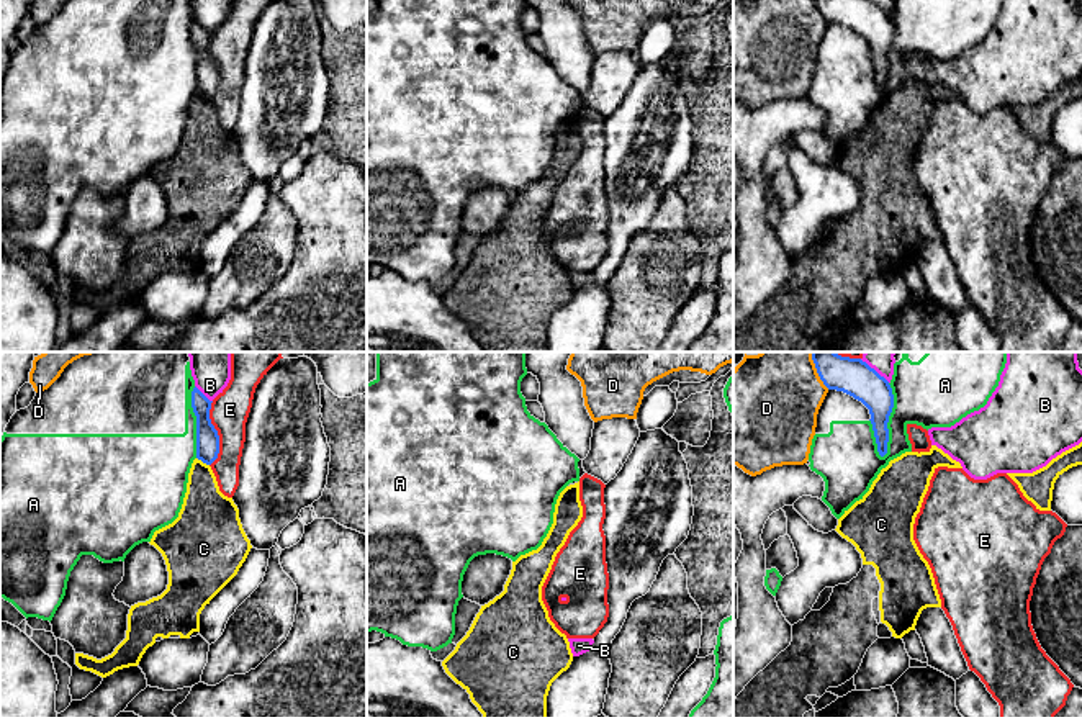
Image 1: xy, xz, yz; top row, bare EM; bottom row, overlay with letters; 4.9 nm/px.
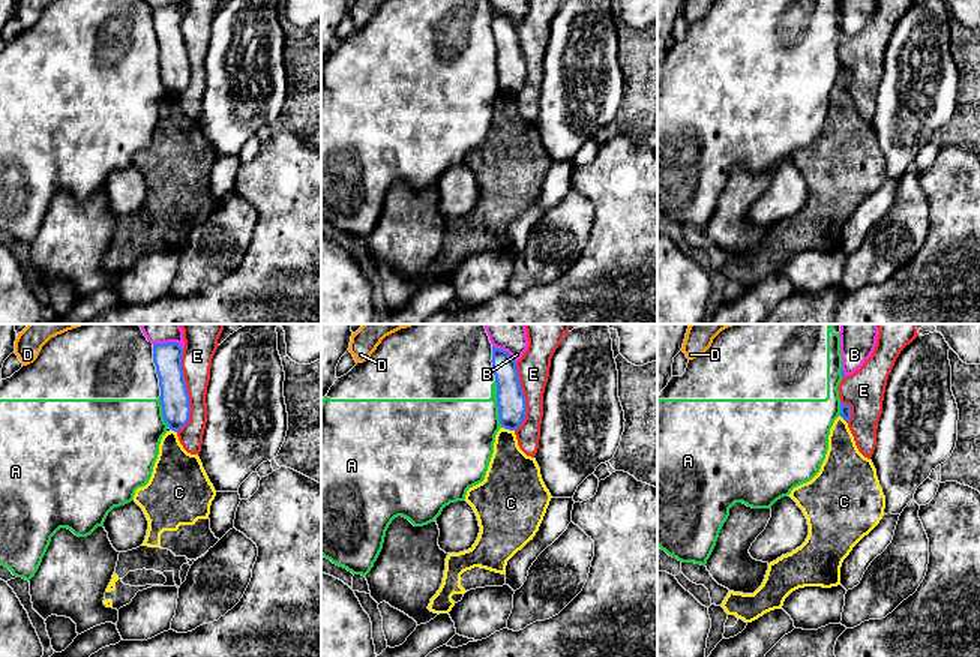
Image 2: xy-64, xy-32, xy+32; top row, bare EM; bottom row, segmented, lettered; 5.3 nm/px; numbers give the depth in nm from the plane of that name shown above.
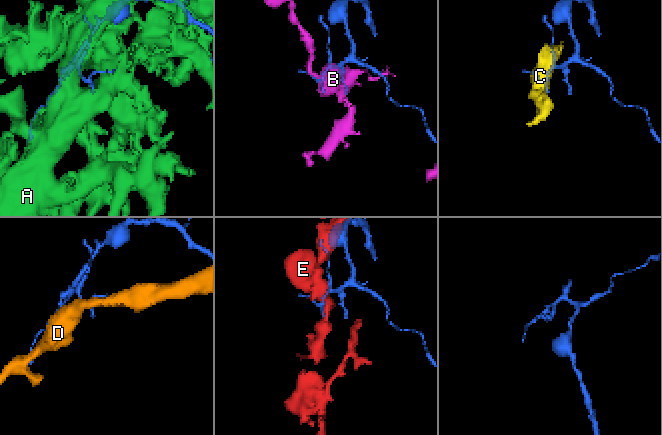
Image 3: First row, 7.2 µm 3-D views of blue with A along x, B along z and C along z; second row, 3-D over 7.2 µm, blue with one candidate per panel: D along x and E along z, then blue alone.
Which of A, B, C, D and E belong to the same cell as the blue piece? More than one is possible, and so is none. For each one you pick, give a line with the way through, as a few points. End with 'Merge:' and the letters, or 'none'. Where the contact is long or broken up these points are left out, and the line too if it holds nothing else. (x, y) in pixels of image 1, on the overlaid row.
Merge: none

